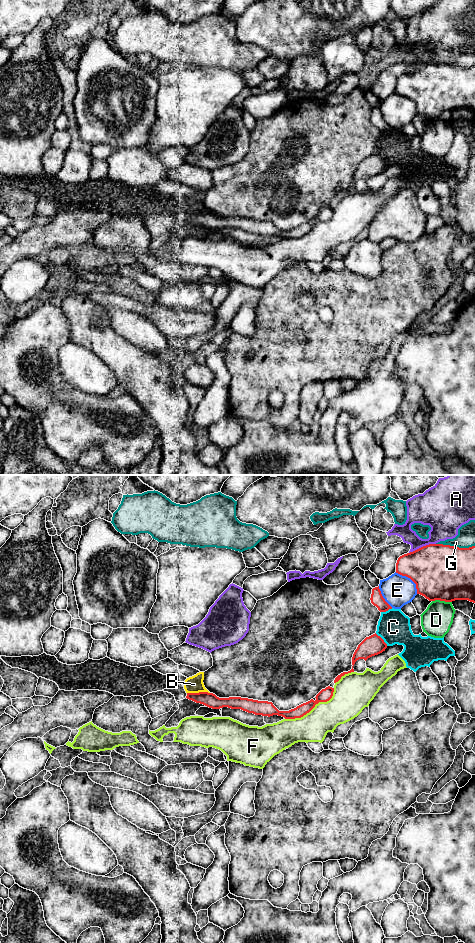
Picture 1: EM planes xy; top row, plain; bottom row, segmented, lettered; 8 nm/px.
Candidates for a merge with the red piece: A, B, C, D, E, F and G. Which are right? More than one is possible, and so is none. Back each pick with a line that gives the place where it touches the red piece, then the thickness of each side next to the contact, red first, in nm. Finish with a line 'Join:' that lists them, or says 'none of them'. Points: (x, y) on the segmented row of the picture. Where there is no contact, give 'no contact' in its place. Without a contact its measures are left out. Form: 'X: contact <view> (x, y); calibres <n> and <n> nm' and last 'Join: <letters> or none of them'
Join: none of them

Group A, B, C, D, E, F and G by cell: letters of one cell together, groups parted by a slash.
A / B C / D / E / F / G

